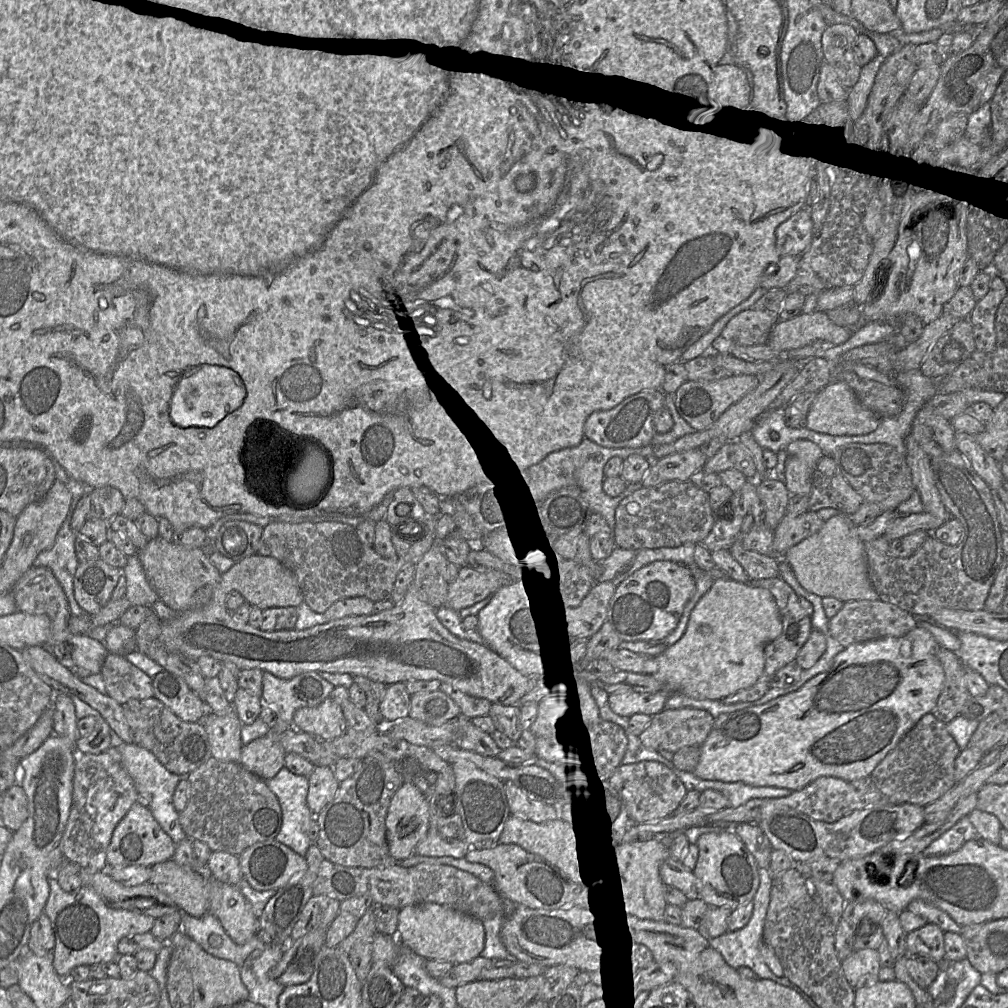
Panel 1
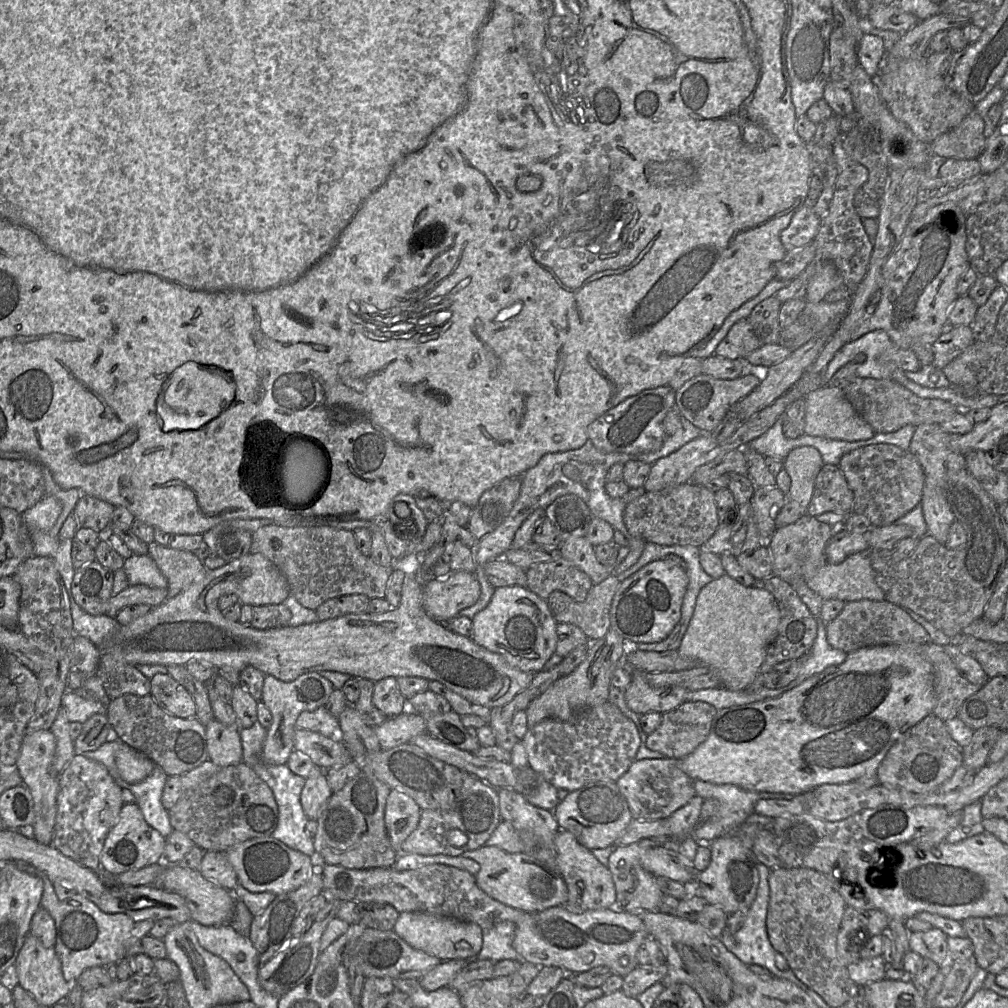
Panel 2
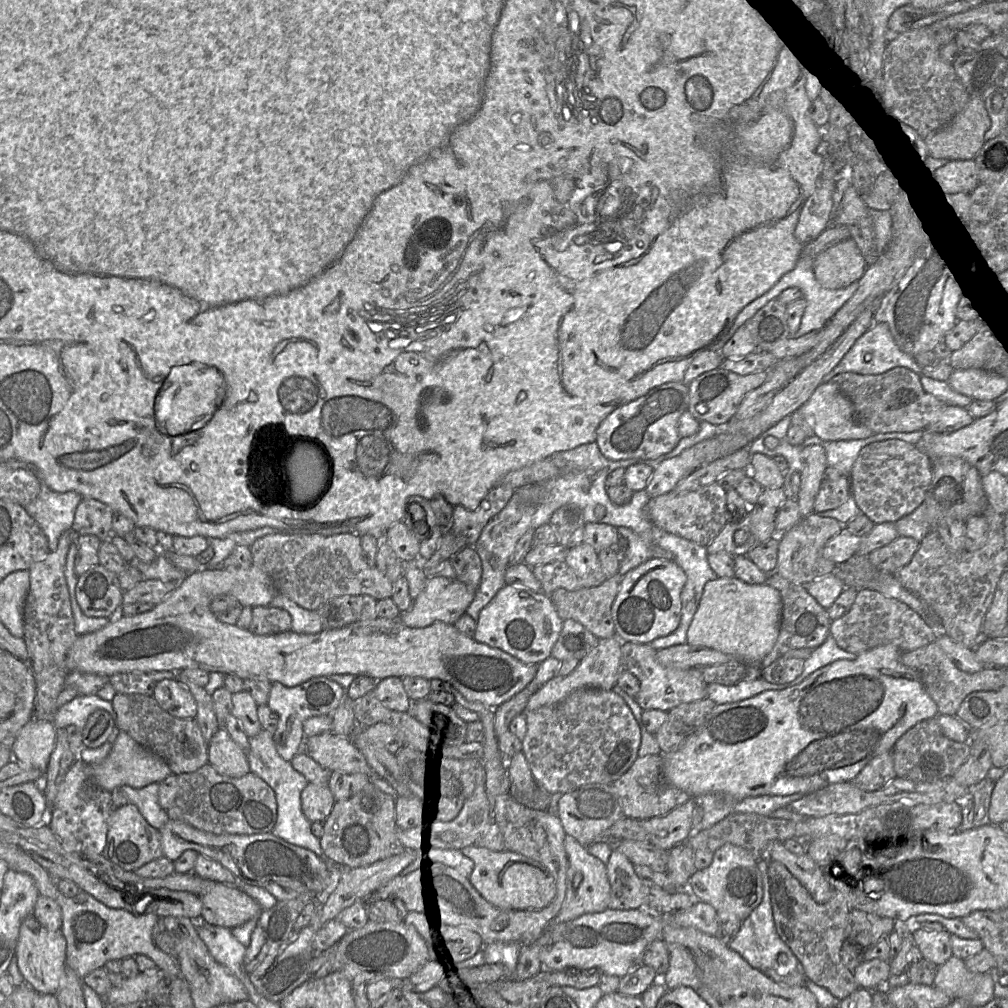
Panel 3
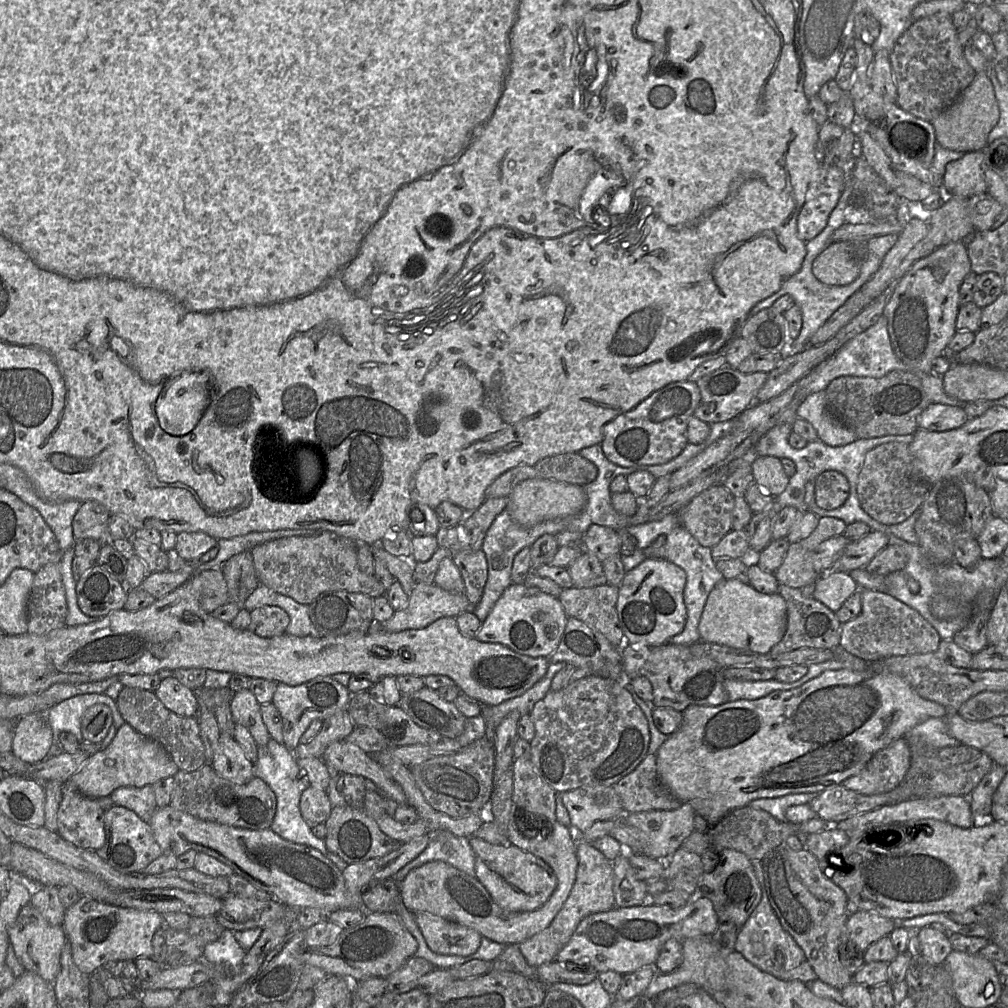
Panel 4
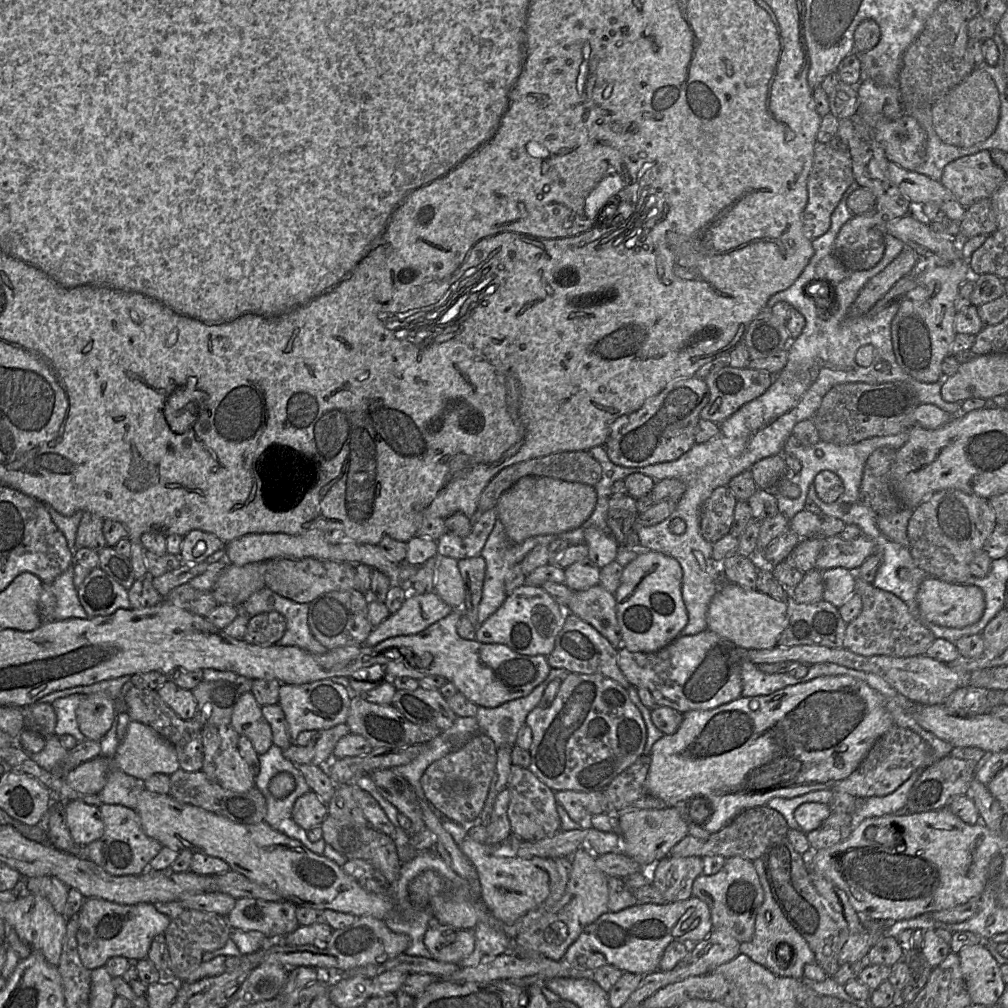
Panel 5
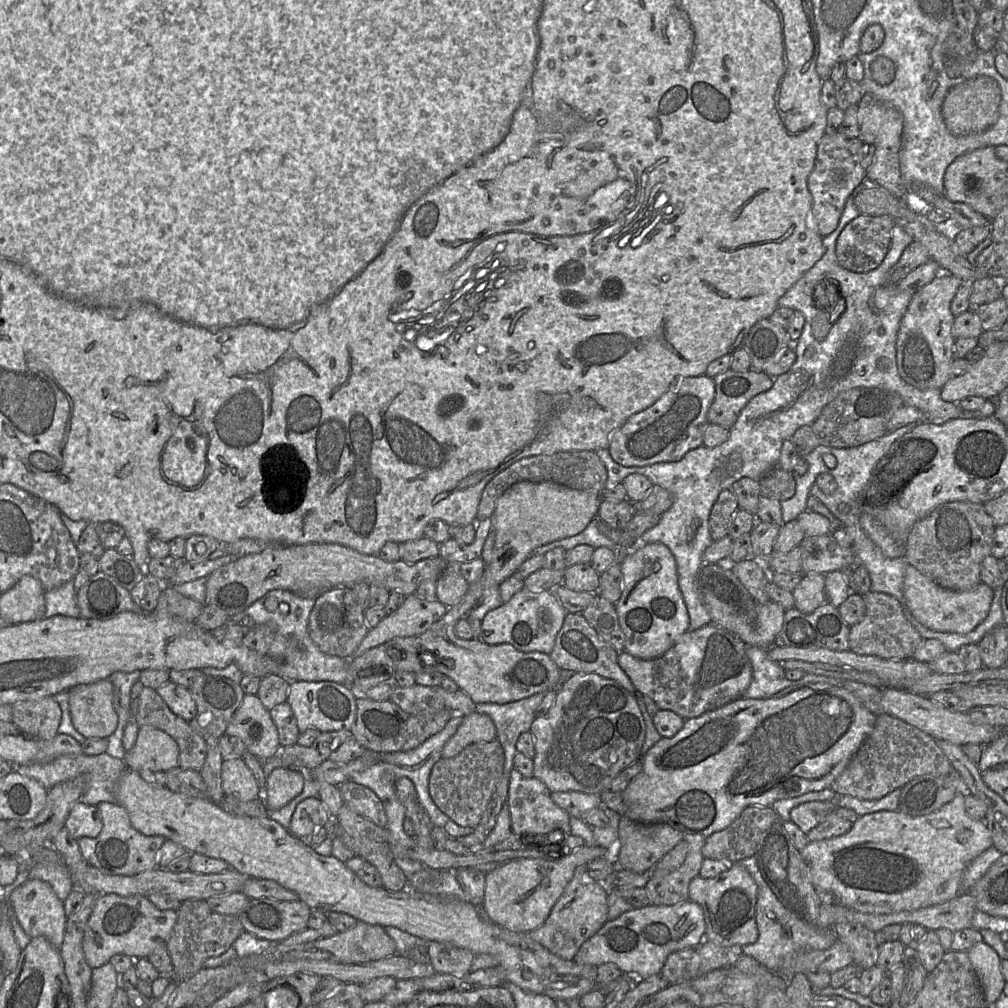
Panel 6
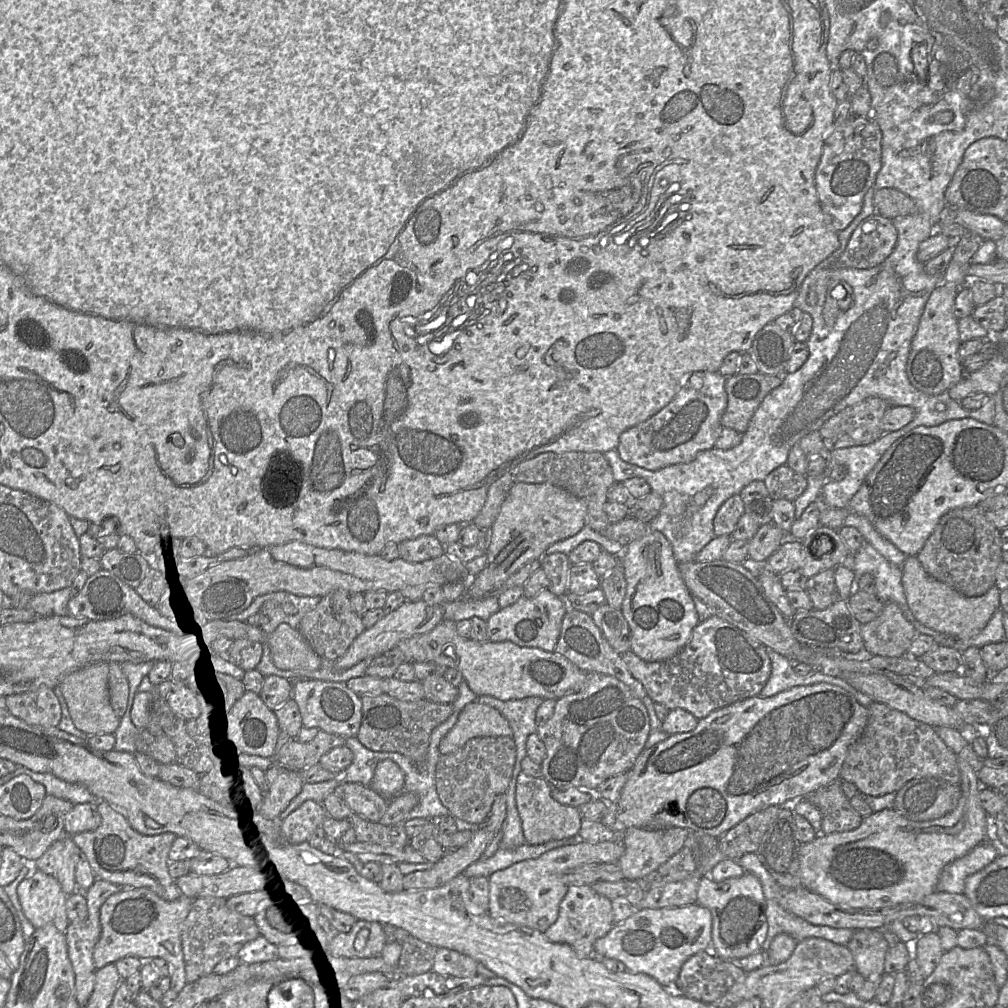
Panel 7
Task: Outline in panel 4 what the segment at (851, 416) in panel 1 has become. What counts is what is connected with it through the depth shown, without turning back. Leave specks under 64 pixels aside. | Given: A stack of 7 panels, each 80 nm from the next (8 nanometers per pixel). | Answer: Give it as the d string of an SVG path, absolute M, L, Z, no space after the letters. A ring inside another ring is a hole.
M825 390L805 398L796 409L796 417L812 424L817 431L818 440L830 446L846 445L858 439L829 408Z

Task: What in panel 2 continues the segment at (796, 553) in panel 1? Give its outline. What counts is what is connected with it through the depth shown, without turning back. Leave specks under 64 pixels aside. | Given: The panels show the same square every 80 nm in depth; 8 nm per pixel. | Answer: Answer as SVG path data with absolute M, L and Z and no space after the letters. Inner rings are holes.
M862 551L839 564L826 563L805 583L824 600L837 599L846 603L863 599L882 601L885 595L875 577L870 555L868 551Z

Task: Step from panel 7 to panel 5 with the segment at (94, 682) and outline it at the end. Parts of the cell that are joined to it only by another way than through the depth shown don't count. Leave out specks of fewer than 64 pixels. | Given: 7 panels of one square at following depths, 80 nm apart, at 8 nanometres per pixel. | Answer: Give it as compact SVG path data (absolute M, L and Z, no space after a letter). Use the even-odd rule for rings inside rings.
M85 694L76 710L81 733L90 740L100 741L115 719L115 701L106 694Z

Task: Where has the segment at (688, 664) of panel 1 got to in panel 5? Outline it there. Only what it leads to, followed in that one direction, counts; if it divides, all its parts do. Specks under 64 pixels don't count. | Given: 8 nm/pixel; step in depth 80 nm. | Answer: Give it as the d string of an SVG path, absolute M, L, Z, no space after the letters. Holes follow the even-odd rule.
M729 582L712 597L707 610L707 629L731 641L736 647L744 649L769 649L776 646L776 641L787 625L787 603L769 595L741 587Z

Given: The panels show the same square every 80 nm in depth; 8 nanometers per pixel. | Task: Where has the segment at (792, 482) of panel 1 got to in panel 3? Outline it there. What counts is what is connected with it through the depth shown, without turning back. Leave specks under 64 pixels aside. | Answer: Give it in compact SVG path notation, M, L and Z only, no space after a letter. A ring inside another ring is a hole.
M807 446L800 456L804 468L800 472L801 484L796 502L803 518L813 512L814 501L827 465L826 455L821 446Z

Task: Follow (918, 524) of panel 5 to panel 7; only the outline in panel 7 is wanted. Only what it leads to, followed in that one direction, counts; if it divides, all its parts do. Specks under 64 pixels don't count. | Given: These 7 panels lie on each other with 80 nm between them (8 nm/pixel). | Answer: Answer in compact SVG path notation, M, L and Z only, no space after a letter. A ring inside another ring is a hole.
M978 506L952 509L940 518L916 557L924 570L939 582L964 596L981 596L995 586L996 570L1003 559L1000 534L1001 530L986 518Z

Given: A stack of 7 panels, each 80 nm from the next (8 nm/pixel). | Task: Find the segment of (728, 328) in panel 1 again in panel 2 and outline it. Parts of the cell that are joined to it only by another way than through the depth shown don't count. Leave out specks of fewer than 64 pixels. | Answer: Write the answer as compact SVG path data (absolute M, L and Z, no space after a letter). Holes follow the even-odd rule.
M746 318L737 321L730 328L726 337L717 345L715 354L726 359L744 359L762 345Z

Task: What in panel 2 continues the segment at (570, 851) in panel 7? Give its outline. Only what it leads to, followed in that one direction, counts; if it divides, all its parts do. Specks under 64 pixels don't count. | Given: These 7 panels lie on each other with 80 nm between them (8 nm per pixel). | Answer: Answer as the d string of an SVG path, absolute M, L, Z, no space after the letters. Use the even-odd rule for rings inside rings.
M483 845L474 850L465 851L462 856L473 859L480 864L480 871L475 875L477 885L492 898L512 908L527 913L535 913L554 906L565 905L568 900L567 885L558 871L552 871L544 862L527 853L510 853L499 846Z

